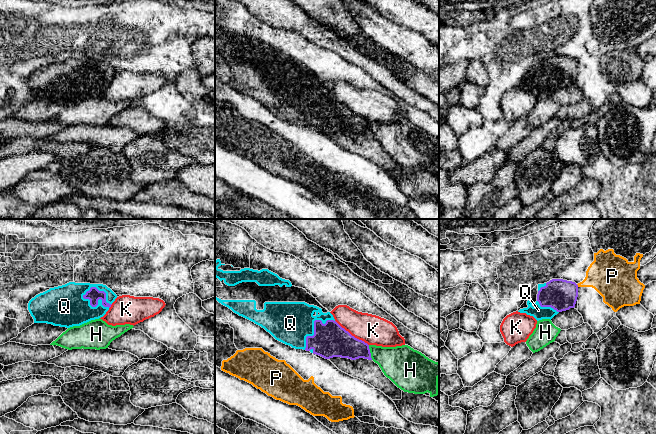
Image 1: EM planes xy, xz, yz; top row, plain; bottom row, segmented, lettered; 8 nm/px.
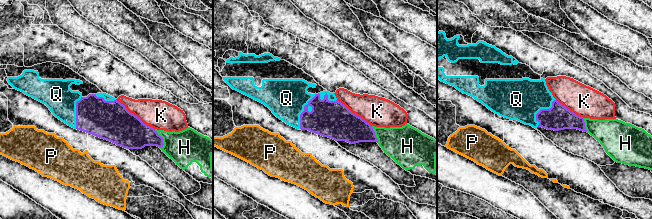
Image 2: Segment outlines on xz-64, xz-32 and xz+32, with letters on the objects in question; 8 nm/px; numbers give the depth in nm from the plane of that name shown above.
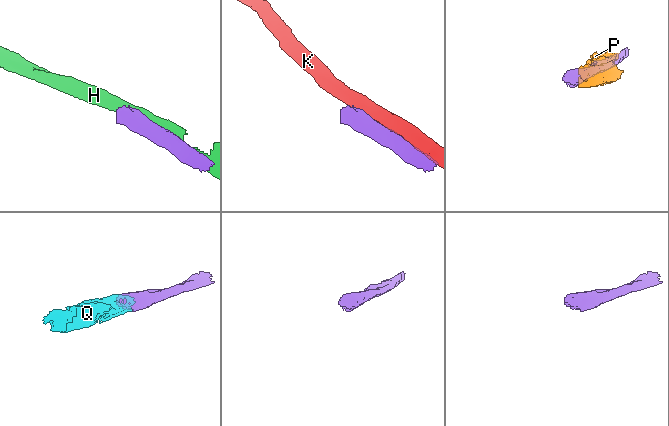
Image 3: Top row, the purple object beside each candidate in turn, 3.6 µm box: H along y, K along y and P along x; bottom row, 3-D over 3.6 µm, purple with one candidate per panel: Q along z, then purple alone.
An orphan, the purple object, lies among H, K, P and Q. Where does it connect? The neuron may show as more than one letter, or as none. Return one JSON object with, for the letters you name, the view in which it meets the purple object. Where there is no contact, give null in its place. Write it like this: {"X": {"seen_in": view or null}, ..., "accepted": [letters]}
{"Q": {"seen_in": "xy"}, "accepted": ["Q"]}

